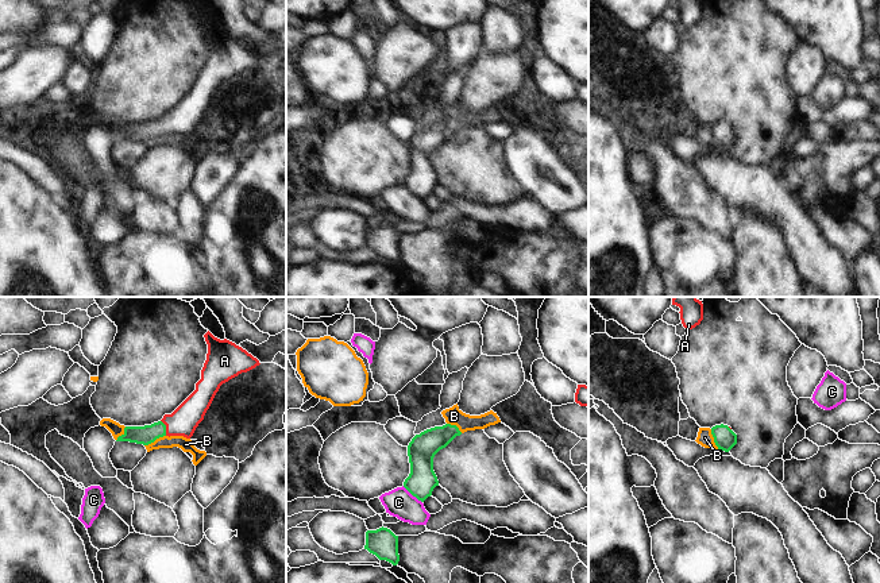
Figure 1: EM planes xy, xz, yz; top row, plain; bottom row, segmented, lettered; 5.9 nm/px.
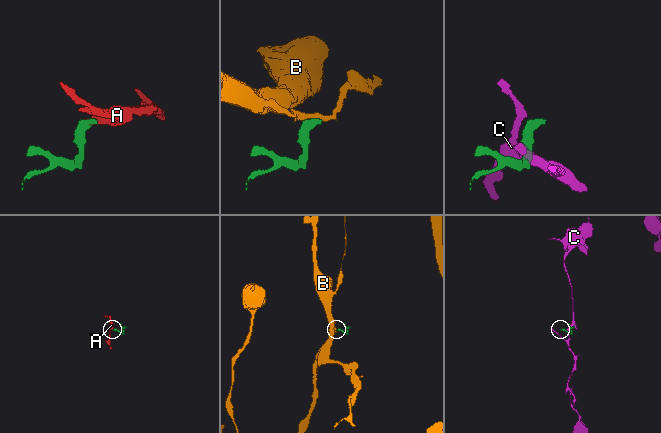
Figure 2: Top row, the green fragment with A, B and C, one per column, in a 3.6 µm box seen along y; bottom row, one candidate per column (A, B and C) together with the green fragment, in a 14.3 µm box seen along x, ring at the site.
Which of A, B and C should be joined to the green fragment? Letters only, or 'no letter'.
A

